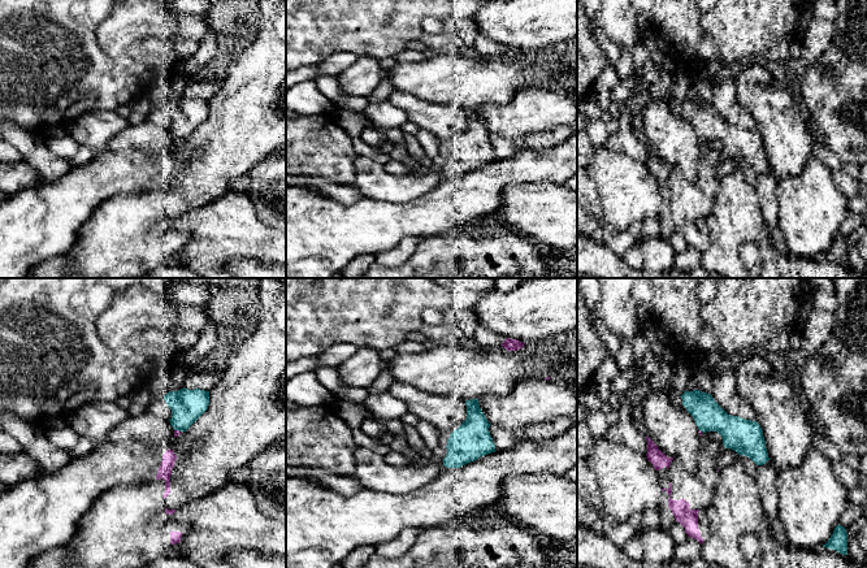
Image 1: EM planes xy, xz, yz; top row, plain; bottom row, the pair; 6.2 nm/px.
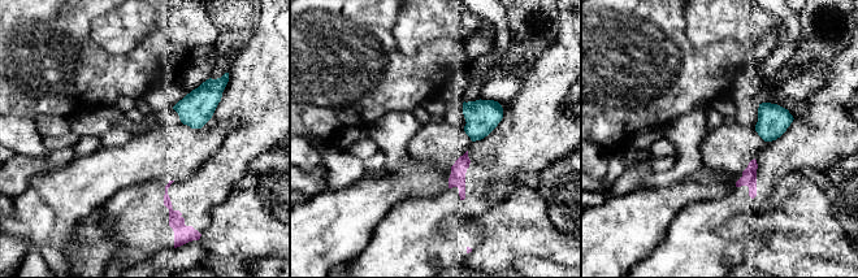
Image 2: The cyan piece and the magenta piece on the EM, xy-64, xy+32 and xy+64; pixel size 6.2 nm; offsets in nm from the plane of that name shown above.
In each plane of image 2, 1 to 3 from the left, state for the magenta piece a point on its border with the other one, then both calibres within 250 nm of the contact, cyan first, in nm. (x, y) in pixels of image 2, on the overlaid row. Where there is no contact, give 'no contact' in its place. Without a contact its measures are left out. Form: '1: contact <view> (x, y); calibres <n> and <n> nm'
1: no contact
2: no contact
3: no contact

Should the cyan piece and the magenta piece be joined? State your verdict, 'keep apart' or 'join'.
keep apart

